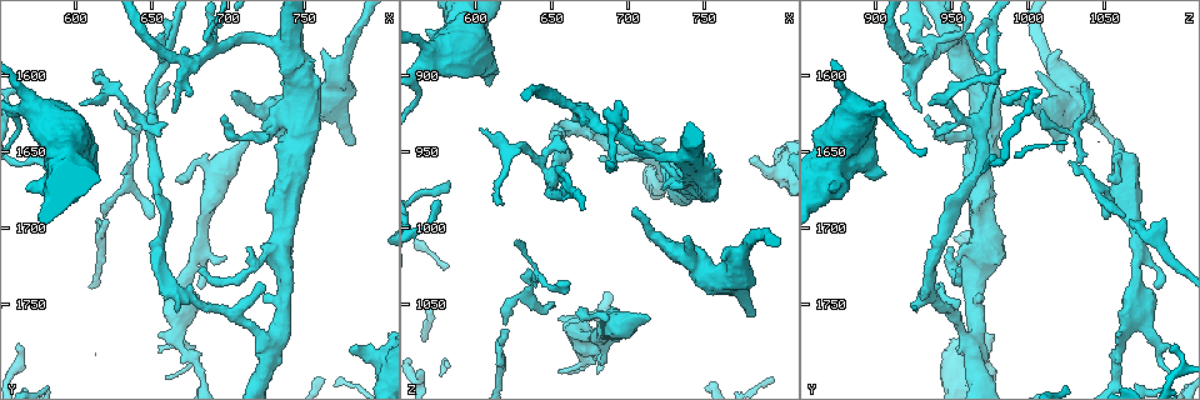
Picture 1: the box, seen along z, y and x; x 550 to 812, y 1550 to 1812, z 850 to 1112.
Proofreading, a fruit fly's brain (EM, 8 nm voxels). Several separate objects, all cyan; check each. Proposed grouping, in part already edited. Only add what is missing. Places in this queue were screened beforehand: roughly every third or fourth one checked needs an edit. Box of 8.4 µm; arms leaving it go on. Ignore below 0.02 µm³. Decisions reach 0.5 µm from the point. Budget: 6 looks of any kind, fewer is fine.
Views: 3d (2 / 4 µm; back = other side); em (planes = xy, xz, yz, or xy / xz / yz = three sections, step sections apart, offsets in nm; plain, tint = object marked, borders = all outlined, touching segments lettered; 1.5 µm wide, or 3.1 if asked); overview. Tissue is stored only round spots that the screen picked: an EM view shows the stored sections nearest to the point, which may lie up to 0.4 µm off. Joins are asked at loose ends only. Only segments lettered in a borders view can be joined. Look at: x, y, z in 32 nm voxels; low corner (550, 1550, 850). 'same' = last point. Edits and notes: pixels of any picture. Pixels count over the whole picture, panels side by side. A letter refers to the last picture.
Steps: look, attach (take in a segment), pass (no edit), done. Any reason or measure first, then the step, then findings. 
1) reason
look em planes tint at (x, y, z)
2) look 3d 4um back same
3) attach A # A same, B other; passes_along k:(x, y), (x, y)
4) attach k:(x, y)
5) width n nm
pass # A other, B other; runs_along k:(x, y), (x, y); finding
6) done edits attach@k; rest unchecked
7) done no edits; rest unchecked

look 3d 4um at (784, 1778, 952)

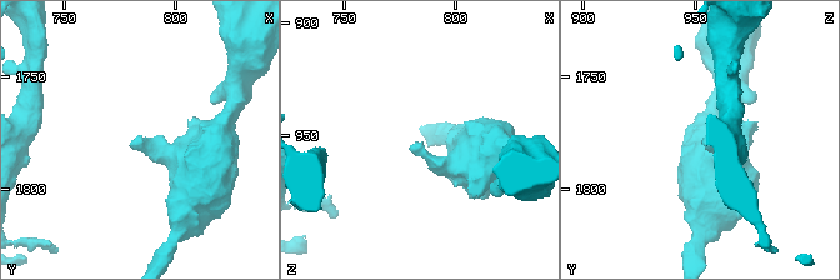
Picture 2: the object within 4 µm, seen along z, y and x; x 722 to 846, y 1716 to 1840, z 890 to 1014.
look em yz step 4 plain at (784, 1778, 953)

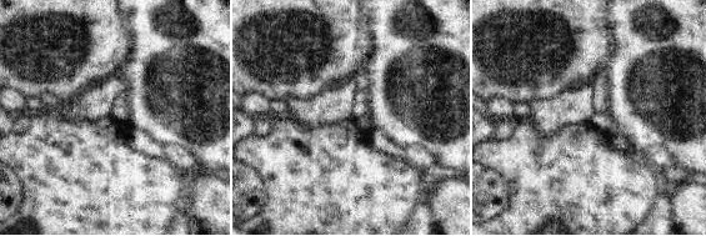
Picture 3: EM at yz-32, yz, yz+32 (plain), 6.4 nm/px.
look em yz step 4 borders same

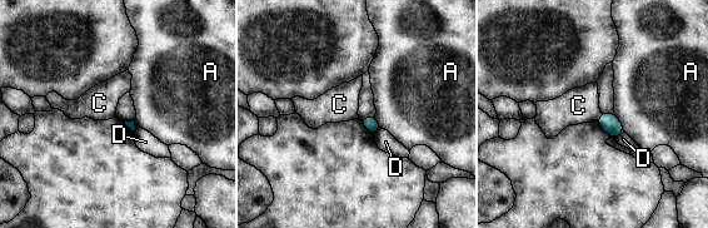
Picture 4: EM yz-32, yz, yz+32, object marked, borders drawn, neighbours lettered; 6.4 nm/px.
pass # A other, C other, D other; border 4:(602, 113), (596, 120); no lettered segment goes on from it

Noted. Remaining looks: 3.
an open end
look em planes borders at (714, 1642, 1058)

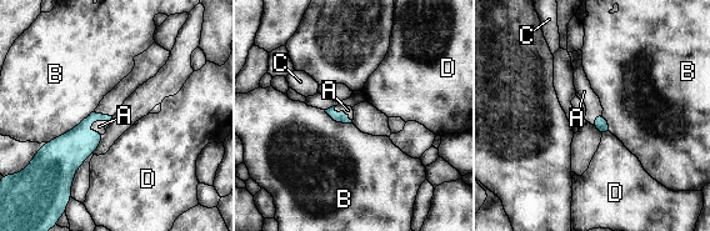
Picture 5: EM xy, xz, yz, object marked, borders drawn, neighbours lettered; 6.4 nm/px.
attach A # A same, B other, C other, D other; the neuron continues

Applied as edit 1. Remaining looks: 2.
see it whole again
look overview

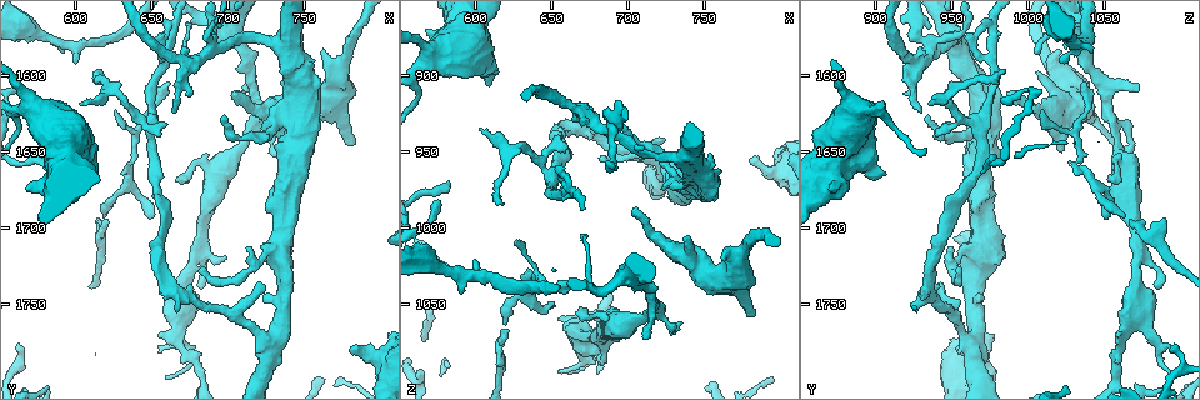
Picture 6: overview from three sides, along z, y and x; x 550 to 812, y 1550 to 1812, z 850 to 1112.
look em planes borders at (732, 1620, 974)

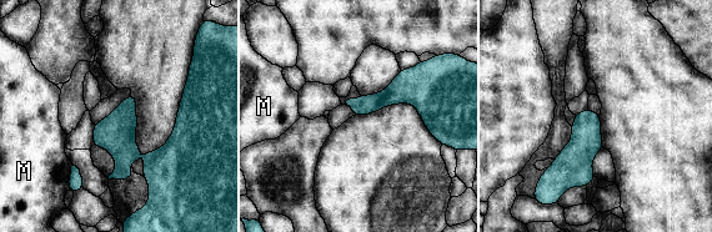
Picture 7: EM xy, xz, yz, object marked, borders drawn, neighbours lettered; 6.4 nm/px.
pass # M other; border 7:(73, 165), (68, 185); none of them fits

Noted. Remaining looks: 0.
done edits attach@5; rest unchecked

